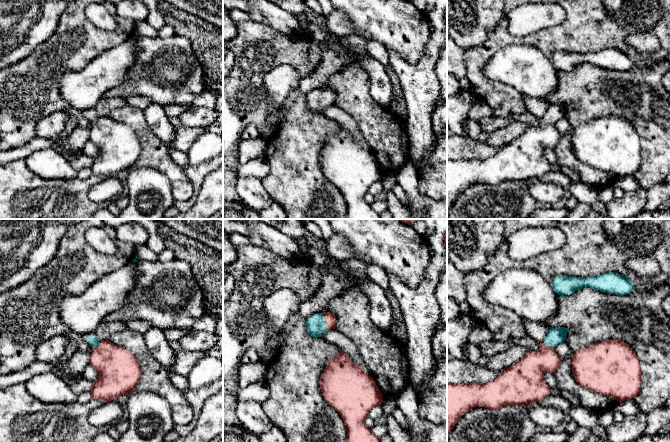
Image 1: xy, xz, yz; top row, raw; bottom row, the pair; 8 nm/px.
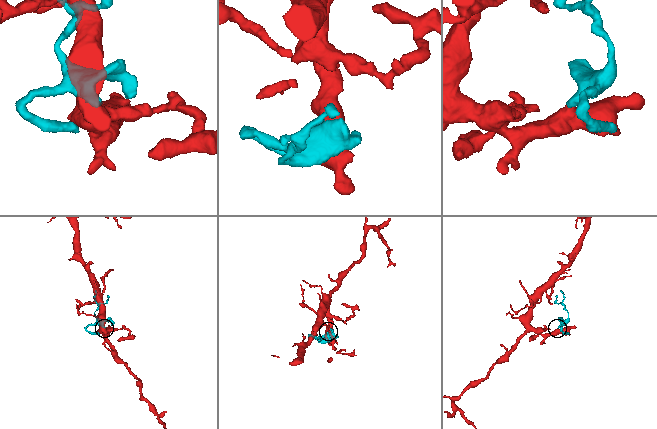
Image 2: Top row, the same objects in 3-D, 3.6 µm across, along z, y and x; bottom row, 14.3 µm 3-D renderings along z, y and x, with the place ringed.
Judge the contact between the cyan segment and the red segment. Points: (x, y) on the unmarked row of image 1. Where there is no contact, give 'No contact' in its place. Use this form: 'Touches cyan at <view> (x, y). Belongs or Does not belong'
Touches cyan at xz (324, 97). Belongs

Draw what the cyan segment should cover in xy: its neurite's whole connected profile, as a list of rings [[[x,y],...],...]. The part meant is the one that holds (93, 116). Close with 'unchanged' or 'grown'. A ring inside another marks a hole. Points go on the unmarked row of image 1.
[[[93,111],[86,112],[93,123],[90,140],[99,151],[98,156],[92,158],[91,173],[106,178],[134,167],[142,153],[136,132],[109,116],[100,116]]]; grown

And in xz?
[[[332,88],[316,89],[306,95],[306,105],[310,112],[321,113],[329,105],[335,105],[336,98],[336,92]]]; grown

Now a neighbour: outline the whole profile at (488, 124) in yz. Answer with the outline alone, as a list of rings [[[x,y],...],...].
[[[526,112],[526,113],[516,114],[514,116],[507,118],[498,118],[495,116],[485,117],[479,121],[479,125],[481,131],[490,134],[495,130],[500,129],[501,127],[505,127],[509,124],[516,122],[524,122],[527,123],[530,127],[538,127],[540,119],[535,117],[531,113]]]

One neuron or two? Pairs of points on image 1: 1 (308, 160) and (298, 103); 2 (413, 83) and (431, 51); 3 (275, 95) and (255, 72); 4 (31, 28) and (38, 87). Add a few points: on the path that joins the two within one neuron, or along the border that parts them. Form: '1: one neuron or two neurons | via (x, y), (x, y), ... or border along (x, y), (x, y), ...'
1: one neuron | via (300, 146), (298, 117)
2: one neuron | via (421, 75), (429, 59)
3: two neurons | border along (279, 64), (264, 77), (264, 89), (270, 105)
4: two neurons | border along (52, 34), (27, 56), (15, 63)

